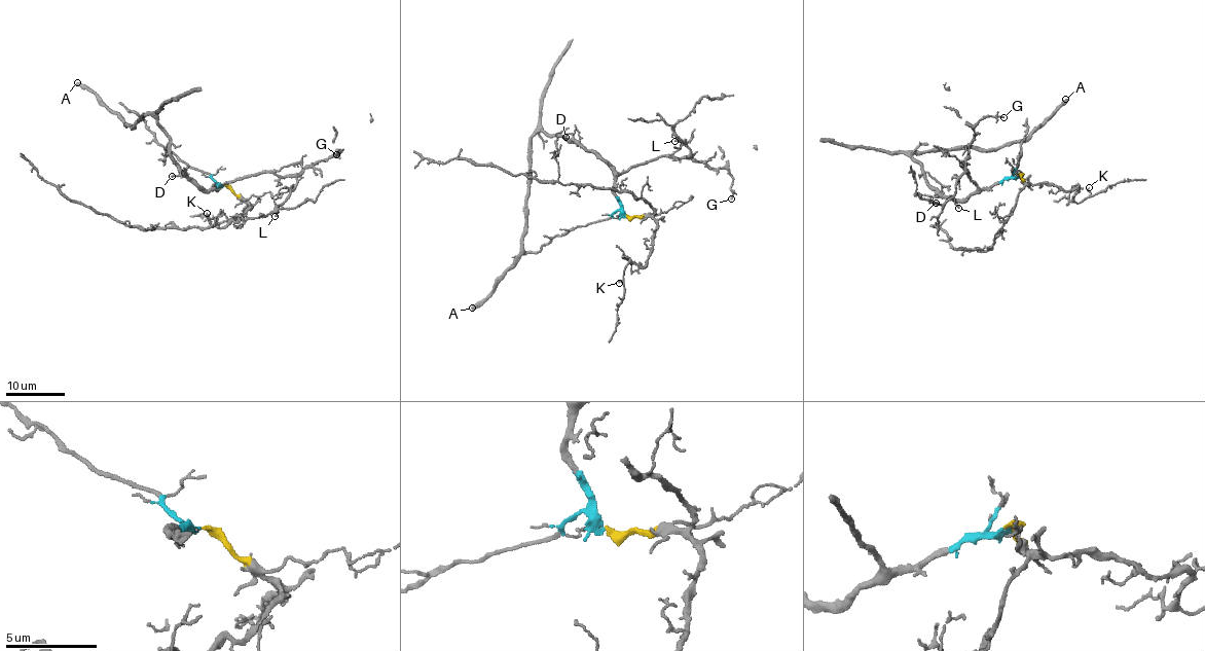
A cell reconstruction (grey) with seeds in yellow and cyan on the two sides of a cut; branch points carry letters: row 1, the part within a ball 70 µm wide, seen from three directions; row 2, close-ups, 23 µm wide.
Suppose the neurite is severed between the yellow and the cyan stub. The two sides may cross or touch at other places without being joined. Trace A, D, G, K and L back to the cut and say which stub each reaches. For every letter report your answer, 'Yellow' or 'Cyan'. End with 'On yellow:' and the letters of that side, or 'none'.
A: Cyan
D: Cyan
G: Cyan
K: Yellow
L: Cyan
On yellow: K

